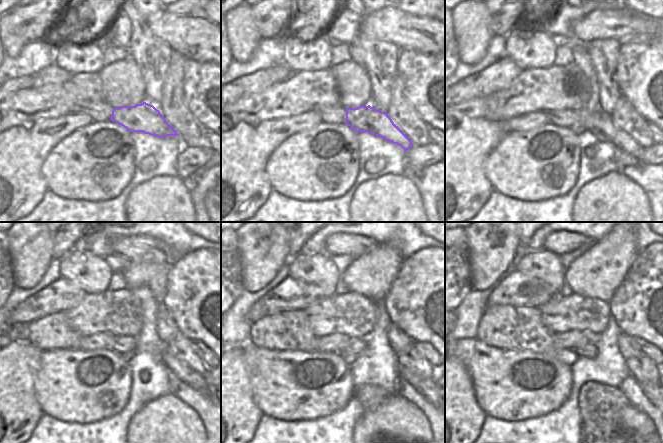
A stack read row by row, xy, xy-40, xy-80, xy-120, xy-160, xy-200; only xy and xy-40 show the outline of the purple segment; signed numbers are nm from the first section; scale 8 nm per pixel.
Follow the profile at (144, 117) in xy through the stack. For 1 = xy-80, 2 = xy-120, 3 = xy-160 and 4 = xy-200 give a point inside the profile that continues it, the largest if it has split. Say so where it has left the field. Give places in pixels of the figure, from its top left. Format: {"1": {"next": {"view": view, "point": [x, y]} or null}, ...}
{"1": {"next": {"view": "xy-80", "point": [601, 124]}}, "2": {"next": {"view": "xy-120", "point": [183, 370]}}, "3": {"next": {"view": "xy-160", "point": [424, 381]}}, "4": {"next": {"view": "xy-200", "point": [648, 380]}}}

